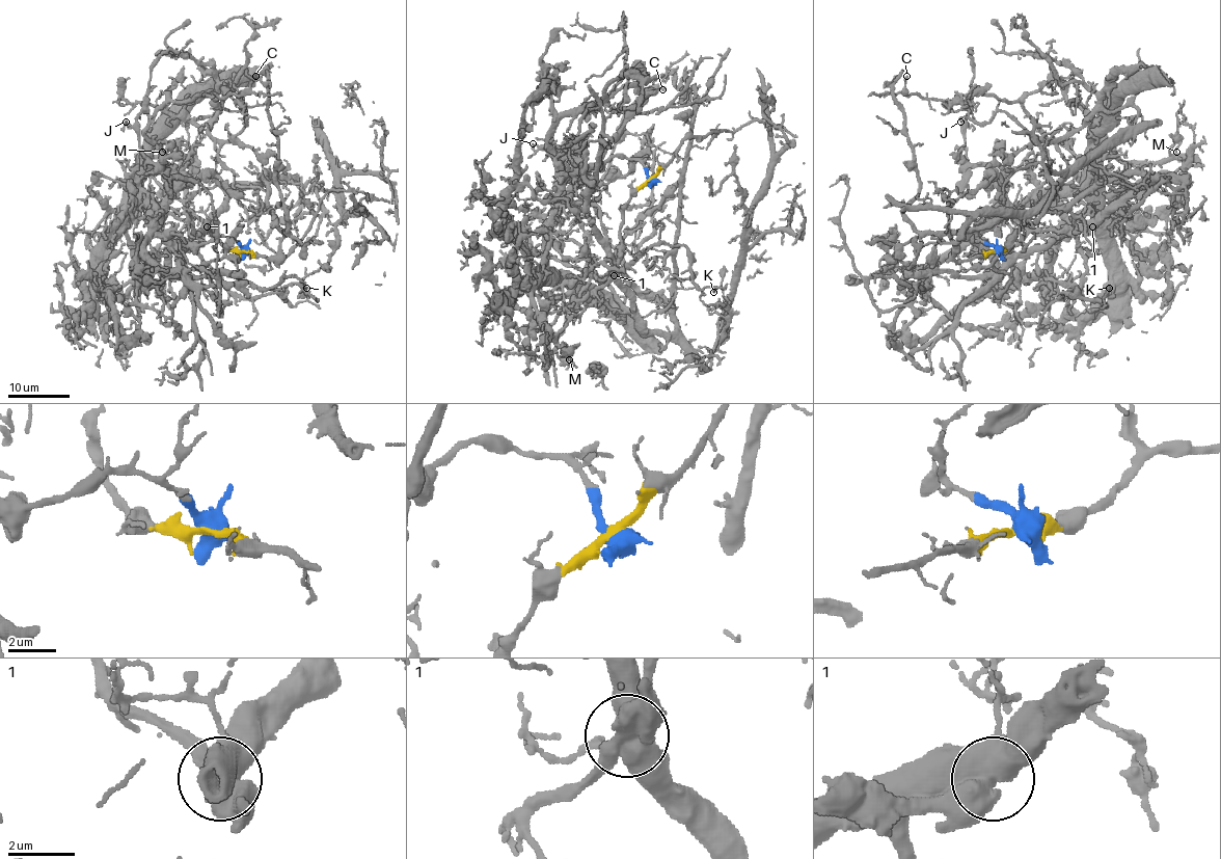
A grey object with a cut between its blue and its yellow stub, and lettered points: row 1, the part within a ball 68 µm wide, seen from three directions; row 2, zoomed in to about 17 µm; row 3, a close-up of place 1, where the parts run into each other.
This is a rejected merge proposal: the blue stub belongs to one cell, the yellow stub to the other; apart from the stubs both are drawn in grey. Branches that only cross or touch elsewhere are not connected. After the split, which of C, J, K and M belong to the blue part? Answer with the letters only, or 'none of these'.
J, K

